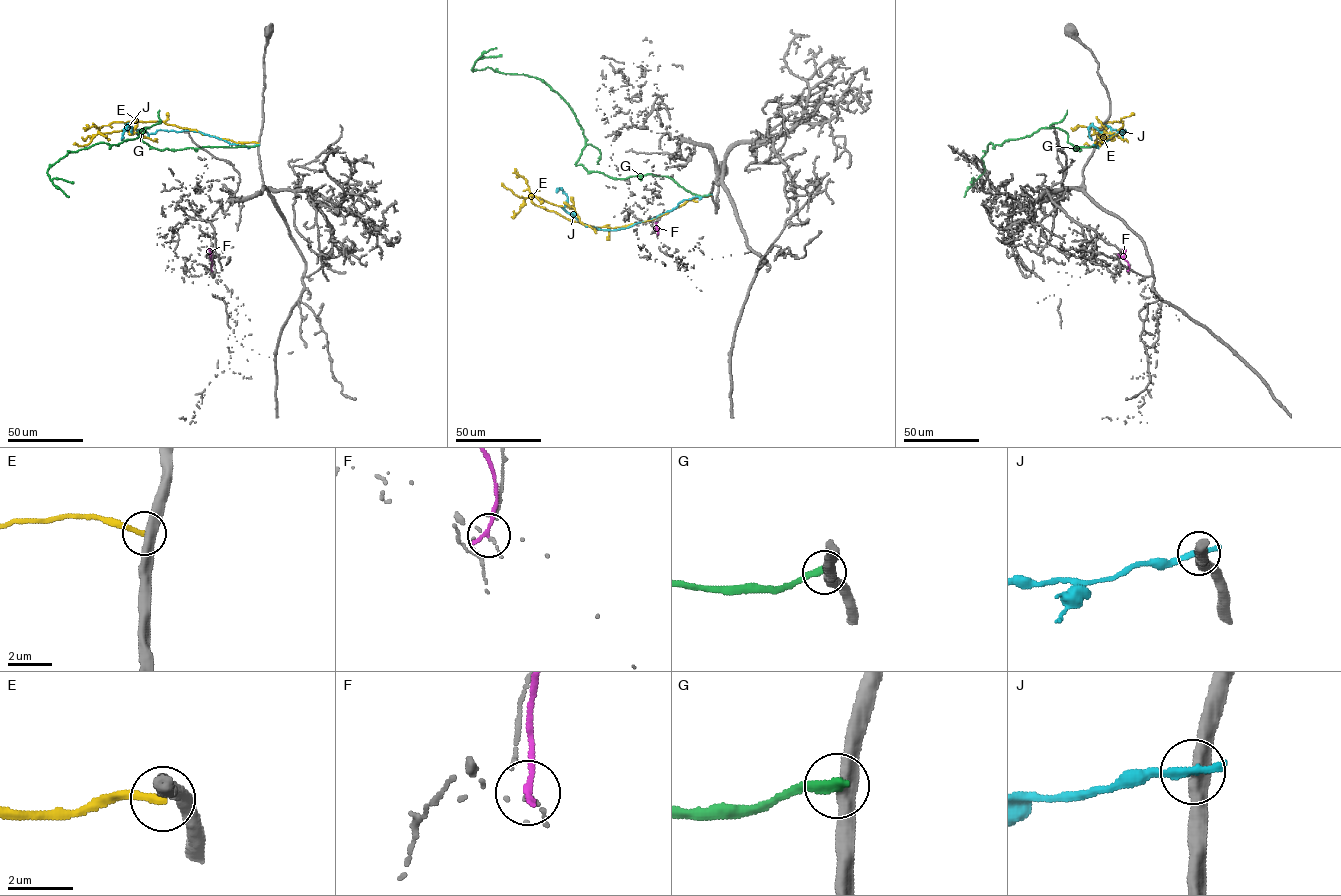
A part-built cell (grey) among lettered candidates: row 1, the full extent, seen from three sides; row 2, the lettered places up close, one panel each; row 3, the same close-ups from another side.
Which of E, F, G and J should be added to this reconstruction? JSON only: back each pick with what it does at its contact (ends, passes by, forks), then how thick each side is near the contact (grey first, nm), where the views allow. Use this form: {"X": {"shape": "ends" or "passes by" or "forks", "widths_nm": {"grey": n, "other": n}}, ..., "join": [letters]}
{"join": []}

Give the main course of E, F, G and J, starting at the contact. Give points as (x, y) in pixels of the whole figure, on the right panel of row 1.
E: (1095, 143), (1117, 134), (1123, 121), (1114, 121), (1094, 131), (1114, 134), (1128, 142)
F: (1128, 270), (1123, 256), (1125, 250), (1122, 249)
G: (1094, 145), (1074, 150), (1058, 128), (990, 143), (984, 172), (964, 197)
J: (1094, 145), (1125, 130), (1122, 134), (1109, 127), (1101, 132), (1091, 125), (1088, 134), (1092, 140)

